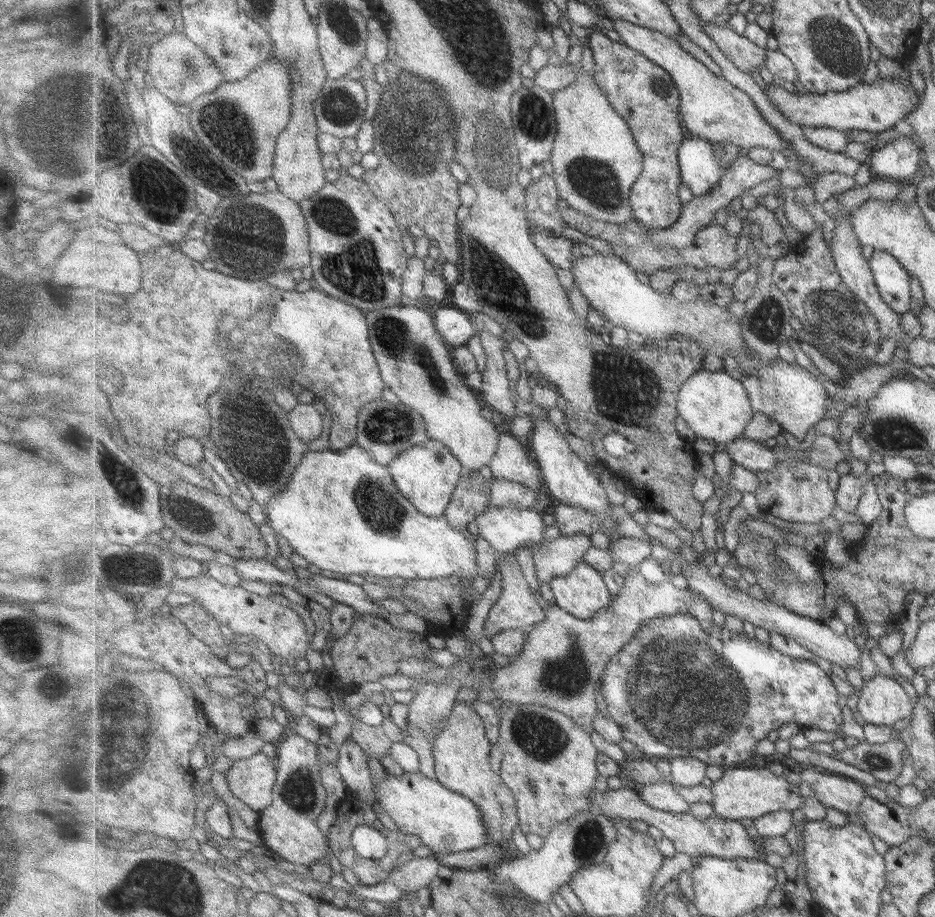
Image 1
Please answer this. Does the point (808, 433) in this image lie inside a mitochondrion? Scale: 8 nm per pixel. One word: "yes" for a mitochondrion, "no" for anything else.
no

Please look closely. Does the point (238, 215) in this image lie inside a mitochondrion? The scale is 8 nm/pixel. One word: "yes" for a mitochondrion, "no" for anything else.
yes

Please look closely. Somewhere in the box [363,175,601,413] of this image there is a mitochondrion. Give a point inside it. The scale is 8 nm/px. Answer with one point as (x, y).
(496, 284)

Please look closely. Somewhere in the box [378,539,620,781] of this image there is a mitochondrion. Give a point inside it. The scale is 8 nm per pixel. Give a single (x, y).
(543, 739)

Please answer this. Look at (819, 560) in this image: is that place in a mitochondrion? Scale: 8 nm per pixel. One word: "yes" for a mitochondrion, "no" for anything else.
no

